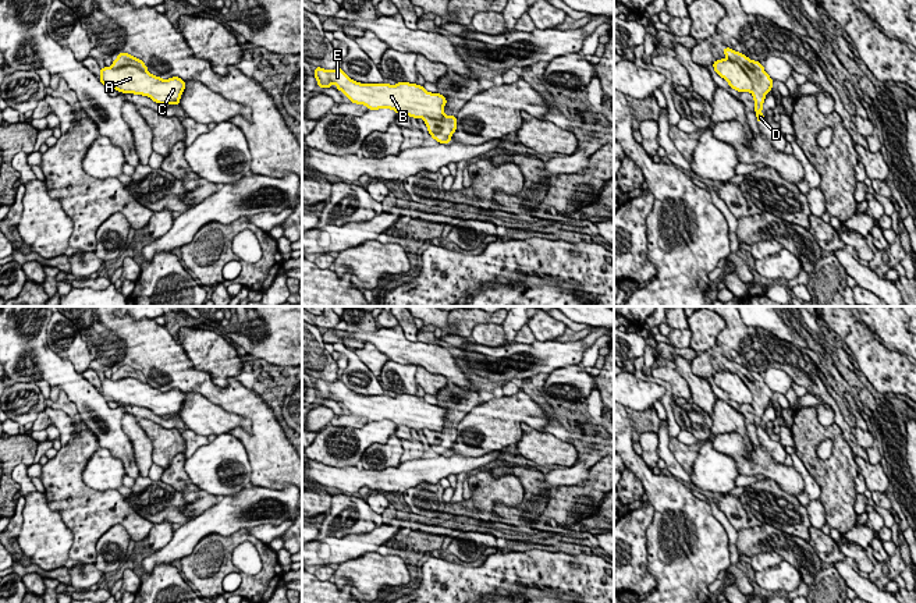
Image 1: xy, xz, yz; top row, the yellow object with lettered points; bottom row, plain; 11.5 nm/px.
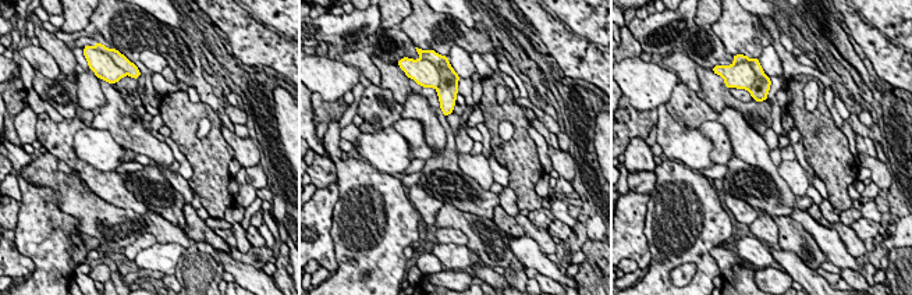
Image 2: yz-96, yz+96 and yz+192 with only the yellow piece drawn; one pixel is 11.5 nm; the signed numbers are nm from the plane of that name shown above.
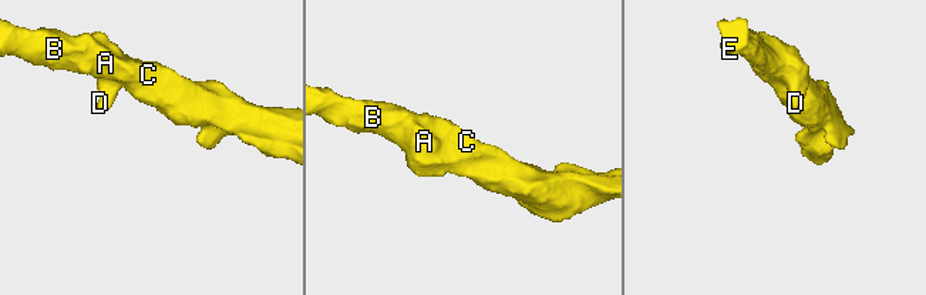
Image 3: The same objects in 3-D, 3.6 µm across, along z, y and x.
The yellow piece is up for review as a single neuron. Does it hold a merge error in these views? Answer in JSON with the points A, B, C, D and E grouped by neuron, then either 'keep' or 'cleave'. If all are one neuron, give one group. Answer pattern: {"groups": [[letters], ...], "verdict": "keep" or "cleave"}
{"groups": [["A", "B", "C", "E"], ["D"]], "verdict": "cleave"}

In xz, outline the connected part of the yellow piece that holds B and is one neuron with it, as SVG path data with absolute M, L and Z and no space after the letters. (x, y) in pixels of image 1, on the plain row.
M320 379L315 380L315 390L319 400L331 400L334 396L351 415L365 416L370 422L390 421L416 432L426 429L441 432L445 428L445 408L427 404L416 396L361 396L351 391L342 380L330 383Z

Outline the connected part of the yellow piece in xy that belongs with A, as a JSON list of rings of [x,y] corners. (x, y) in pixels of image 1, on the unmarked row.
[[[134,377],[118,380],[100,380],[99,393],[109,401],[123,405],[134,405],[150,409],[159,416],[180,416],[181,407],[185,401],[185,393],[178,389],[161,391]]]

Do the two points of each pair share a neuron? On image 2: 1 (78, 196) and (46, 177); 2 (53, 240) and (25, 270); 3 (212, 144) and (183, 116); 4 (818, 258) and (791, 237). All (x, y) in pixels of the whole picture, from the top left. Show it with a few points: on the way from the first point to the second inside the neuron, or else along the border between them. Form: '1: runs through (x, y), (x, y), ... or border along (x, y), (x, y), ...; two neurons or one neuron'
1: runs through (70, 189), (63, 182), (54, 180); one neuron
2: border along (21, 253), (34, 265), (34, 272), (25, 280); two neurons
3: runs through (202, 144), (198, 144), (183, 125); one neuron
4: runs through (811, 251), (798, 241); one neuron

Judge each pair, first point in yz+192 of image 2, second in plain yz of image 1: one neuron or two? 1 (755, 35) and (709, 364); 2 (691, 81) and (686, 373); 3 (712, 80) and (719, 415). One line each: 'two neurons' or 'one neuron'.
1: two neurons
2: two neurons
3: two neurons

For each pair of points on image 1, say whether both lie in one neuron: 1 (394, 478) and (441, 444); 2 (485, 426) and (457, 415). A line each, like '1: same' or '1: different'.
1: different
2: different

